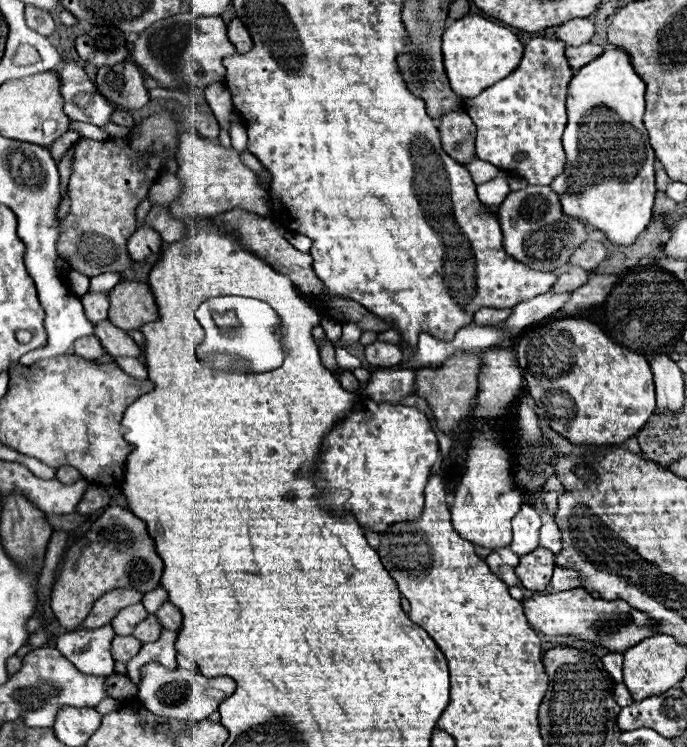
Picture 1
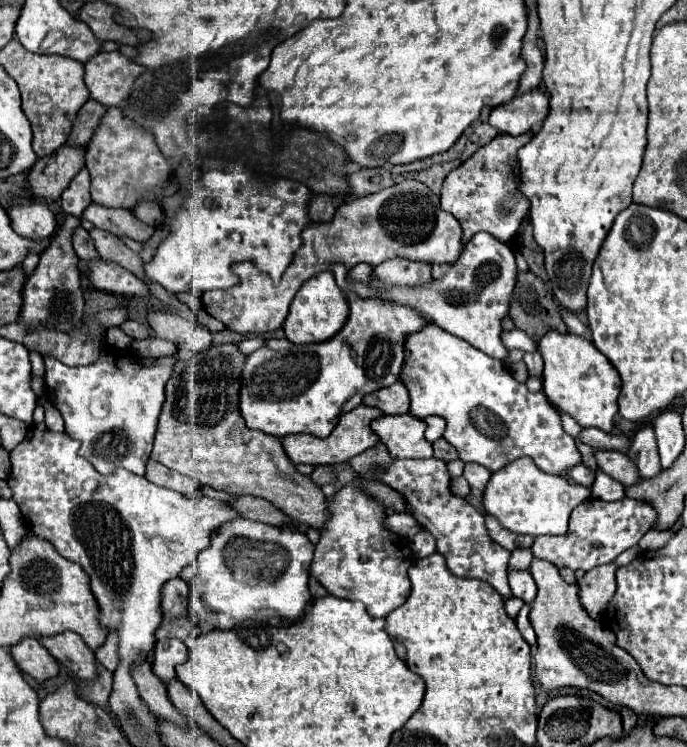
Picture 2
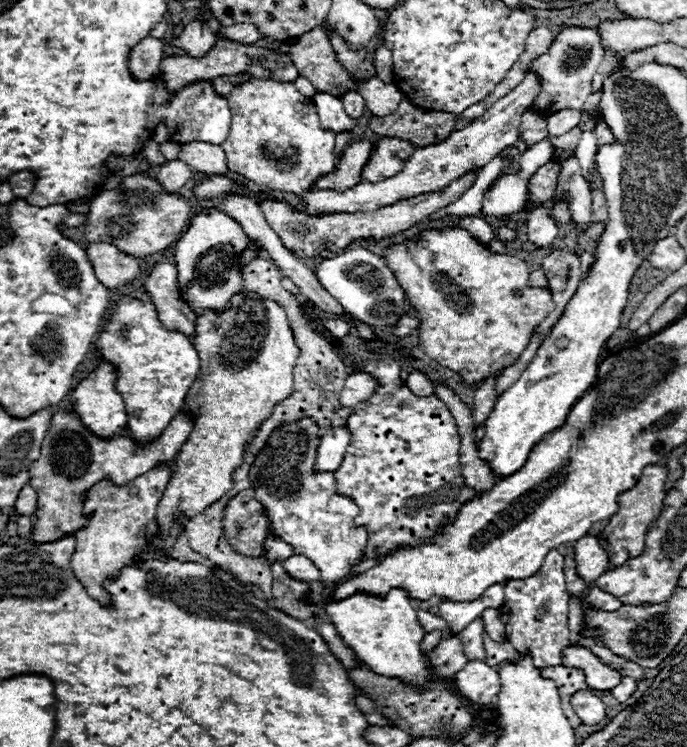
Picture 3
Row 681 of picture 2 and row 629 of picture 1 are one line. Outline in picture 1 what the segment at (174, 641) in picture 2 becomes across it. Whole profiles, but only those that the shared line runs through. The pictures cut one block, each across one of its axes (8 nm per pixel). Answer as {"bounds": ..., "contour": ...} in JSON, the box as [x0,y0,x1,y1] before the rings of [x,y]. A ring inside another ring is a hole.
{"bounds":[126,628,178,684],"contour":[[[162,628],[162,636],[156,642],[146,644],[146,646],[140,648],[140,654],[126,664],[130,680],[134,684],[140,682],[140,668],[144,664],[148,664],[148,662],[158,662],[158,664],[166,666],[168,670],[176,670],[178,668],[178,664],[176,664],[176,648],[174,648],[176,636],[178,634],[174,630]]]}

